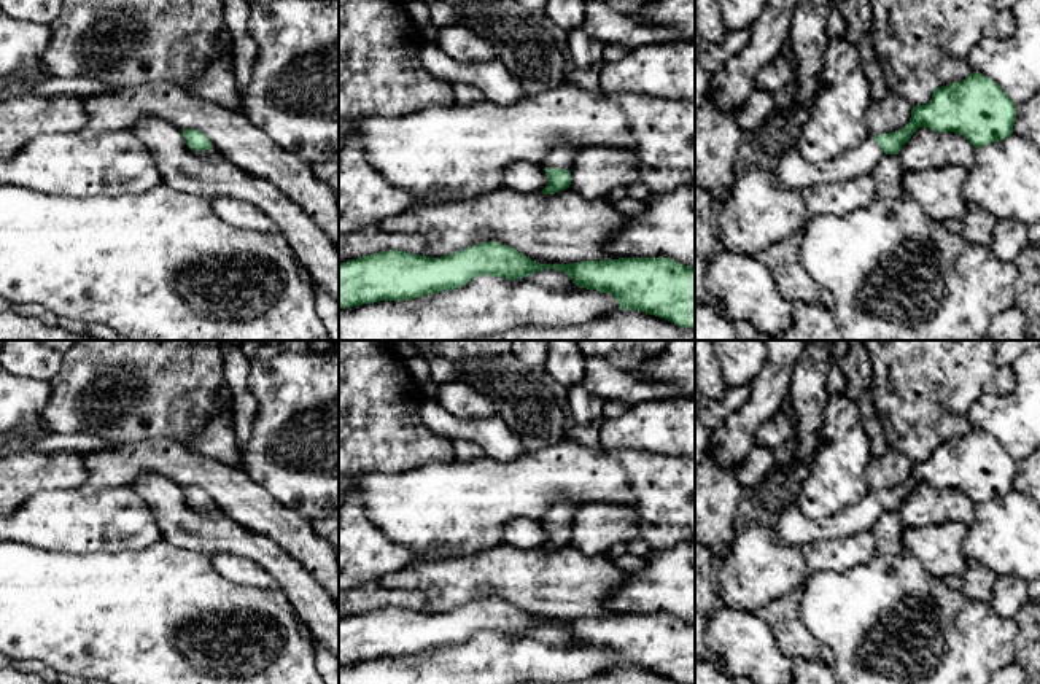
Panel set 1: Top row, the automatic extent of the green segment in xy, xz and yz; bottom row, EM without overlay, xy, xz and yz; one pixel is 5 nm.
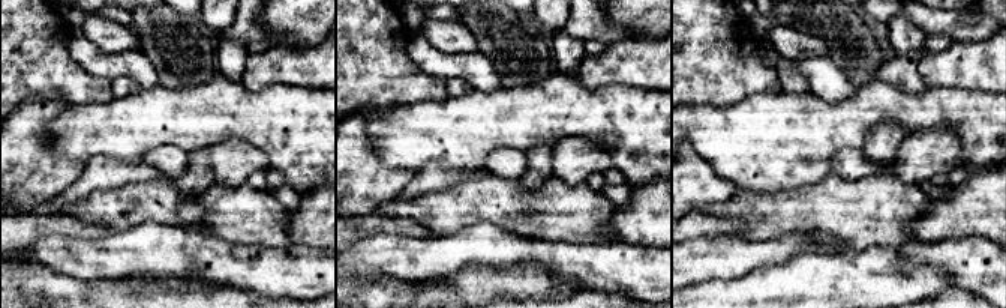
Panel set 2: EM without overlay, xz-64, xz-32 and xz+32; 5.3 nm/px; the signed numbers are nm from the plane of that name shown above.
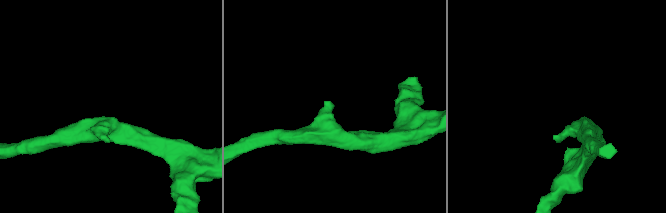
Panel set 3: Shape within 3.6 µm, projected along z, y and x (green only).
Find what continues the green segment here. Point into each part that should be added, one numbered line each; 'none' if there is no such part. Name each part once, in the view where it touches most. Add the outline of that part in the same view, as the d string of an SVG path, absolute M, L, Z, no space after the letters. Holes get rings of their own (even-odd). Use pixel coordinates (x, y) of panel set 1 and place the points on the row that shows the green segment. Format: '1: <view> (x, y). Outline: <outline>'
1: xz (563, 156). Outline: M568 143L553 148L549 151L549 154L545 156L545 159L542 161L544 167L549 169L565 169L565 170L571 170L572 162L577 156L580 148L574 148Z

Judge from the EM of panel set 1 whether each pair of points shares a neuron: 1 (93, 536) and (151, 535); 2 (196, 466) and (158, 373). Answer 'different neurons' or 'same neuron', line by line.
1: same neuron
2: different neurons

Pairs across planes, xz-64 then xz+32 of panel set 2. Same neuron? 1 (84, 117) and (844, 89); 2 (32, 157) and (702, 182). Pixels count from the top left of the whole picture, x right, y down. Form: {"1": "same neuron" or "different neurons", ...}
{"1": "different neurons", "2": "same neuron"}

